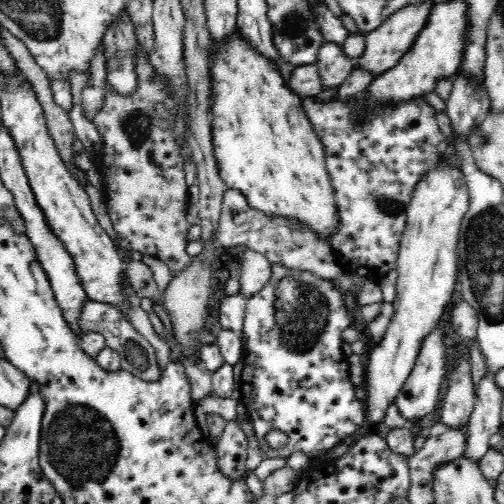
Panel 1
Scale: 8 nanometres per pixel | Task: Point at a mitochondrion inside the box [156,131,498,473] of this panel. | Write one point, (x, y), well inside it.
(300, 312)

